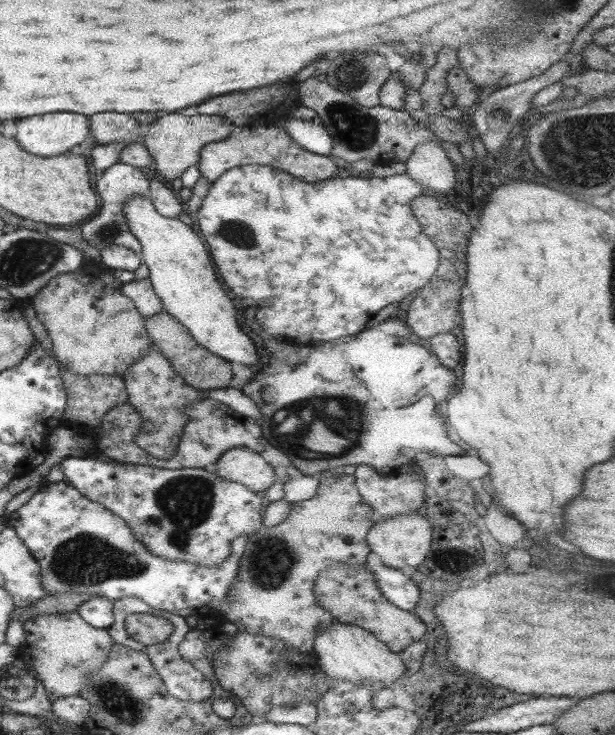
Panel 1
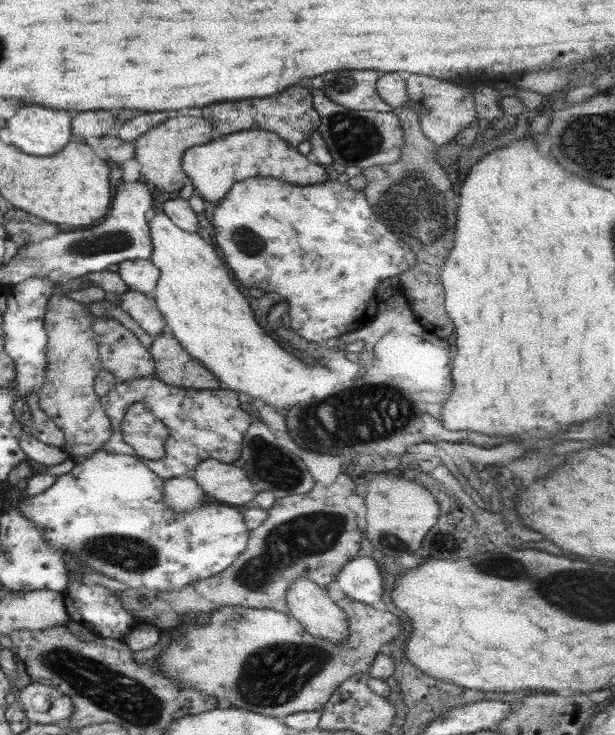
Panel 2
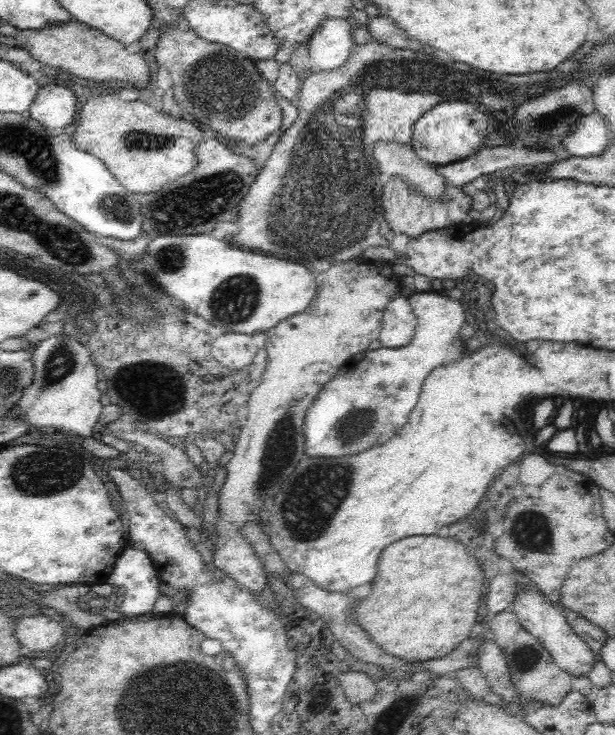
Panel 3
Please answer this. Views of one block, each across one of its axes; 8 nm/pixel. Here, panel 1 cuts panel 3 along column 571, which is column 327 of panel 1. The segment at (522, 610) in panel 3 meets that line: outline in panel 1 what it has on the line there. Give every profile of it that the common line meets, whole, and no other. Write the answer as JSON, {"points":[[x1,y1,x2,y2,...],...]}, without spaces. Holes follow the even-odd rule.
{"points":[[333,621,327,629,321,629,313,639,313,654,319,670,331,679,343,679,355,683,379,680,385,685,401,678,405,666,401,662,401,654,391,652,383,642,375,638,367,630,349,623]]}

